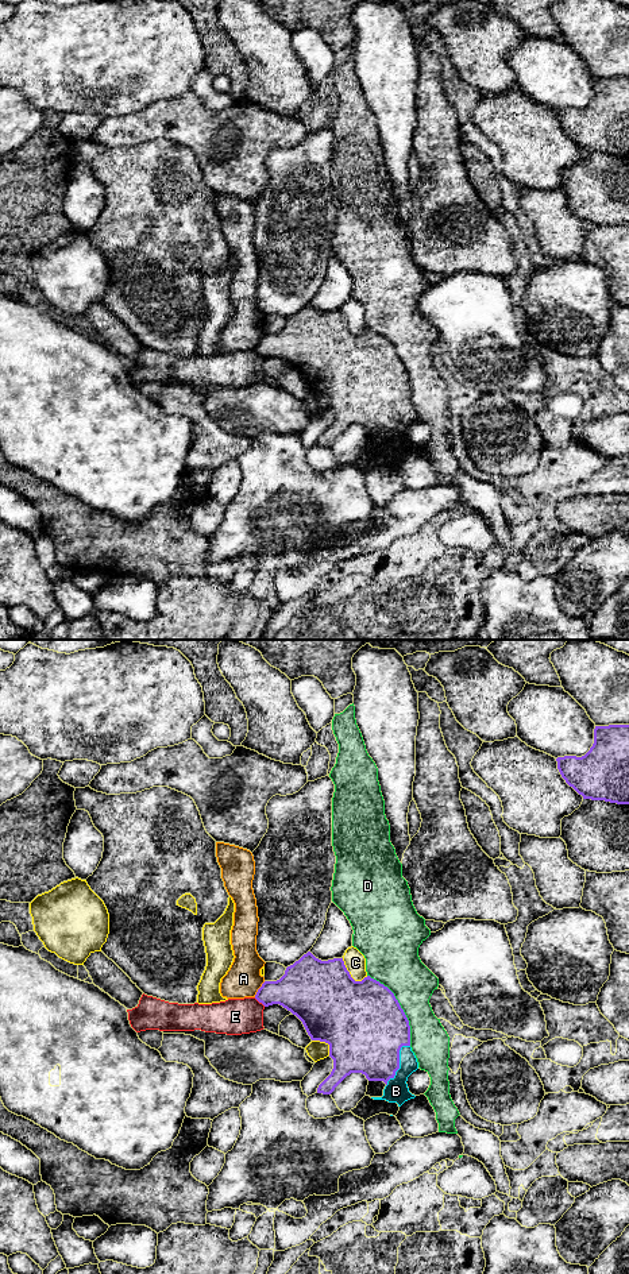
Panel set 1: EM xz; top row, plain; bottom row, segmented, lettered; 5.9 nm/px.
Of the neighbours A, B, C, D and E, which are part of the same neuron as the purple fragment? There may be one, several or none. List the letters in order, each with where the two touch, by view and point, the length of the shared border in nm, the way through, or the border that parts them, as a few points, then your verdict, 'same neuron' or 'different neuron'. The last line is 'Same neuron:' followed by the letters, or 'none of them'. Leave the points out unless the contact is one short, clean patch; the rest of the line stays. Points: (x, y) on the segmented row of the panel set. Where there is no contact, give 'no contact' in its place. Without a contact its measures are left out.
A: xz (258, 989) | 120 nm | different neuron
B: xz (398, 1062) | 280 nm | same neuron
C: xz (350, 976) | 190 nm | different neuron
D: xz (400, 1007) | 500 nm | different neuron
E: xz (259, 1002) | 90 nm | along xz (254, 998), (265, 1006) | different neuron
Same neuron: B

